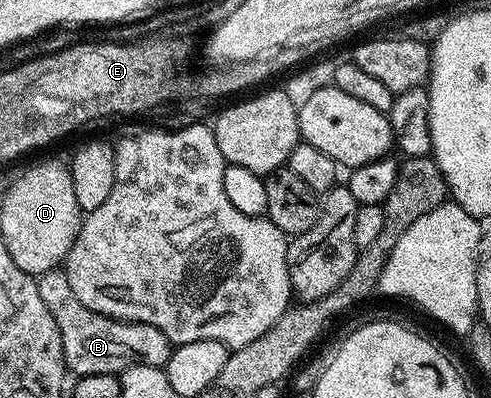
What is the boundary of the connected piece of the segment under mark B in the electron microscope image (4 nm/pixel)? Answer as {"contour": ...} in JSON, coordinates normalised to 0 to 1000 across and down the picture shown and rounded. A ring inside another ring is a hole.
{"contour":[[[120,668],[73,696],[81,749],[98,769],[114,819],[122,819],[122,859],[130,869],[134,922],[153,947],[179,940],[246,940],[279,910],[336,927],[350,882],[340,844],[308,814],[275,814],[269,804],[232,804],[226,794],[179,779],[147,734],[132,671]]]}

